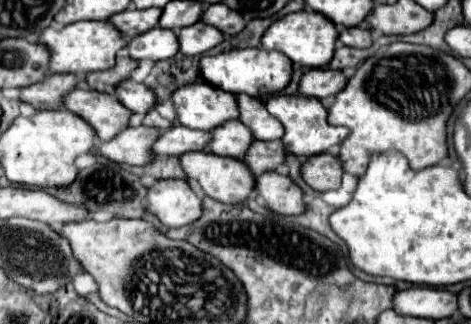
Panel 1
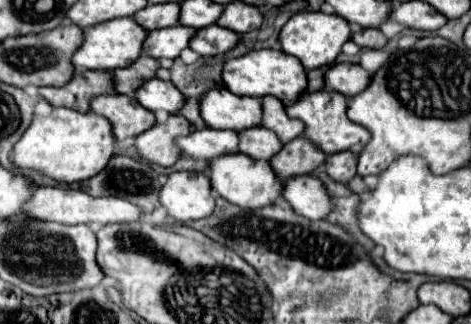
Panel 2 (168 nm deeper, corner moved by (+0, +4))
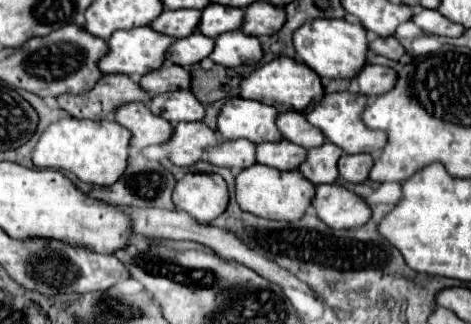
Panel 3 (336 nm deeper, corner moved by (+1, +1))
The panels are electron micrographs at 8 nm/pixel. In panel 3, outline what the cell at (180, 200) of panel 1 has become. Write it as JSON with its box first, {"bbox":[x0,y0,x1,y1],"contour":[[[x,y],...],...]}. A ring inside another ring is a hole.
{"bbox":[173,173,227,223],"contour":[[[187,173],[175,185],[173,203],[199,223],[211,223],[227,209],[227,183],[215,173]]]}

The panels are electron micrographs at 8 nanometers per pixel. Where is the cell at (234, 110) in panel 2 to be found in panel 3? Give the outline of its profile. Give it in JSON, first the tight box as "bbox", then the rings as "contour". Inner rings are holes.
{"bbox":[219,97,283,143],"contour":[[[231,97],[225,107],[219,113],[219,133],[223,139],[231,141],[231,139],[249,139],[253,143],[277,143],[283,139],[283,135],[277,131],[277,109],[259,101],[249,101],[249,99],[241,99],[241,97]]]}

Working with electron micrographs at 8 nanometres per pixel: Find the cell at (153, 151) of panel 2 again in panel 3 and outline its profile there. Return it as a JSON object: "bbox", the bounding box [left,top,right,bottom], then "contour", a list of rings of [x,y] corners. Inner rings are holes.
{"bbox":[163,123,221,167],"contour":[[[179,123],[175,125],[175,133],[169,143],[163,147],[171,153],[169,159],[179,167],[191,167],[201,161],[203,153],[209,147],[217,147],[221,137],[209,129],[205,123]]]}

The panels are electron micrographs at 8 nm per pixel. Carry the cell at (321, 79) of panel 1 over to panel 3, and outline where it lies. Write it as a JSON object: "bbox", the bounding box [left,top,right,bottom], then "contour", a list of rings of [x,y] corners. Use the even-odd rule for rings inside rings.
{"bbox":[359,65,397,97],"contour":[[[367,65],[359,75],[359,91],[363,95],[375,97],[375,95],[383,95],[387,91],[391,91],[397,83],[397,71],[385,65]]]}

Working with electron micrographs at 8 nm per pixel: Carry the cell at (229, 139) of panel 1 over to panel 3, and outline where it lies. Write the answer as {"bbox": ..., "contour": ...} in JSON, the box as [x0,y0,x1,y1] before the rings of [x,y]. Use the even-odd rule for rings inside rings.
{"bbox":[257,139,307,171],"contour":[[[281,139],[279,143],[261,143],[257,145],[257,161],[267,167],[275,167],[279,171],[293,171],[305,161],[307,149],[287,143]]]}

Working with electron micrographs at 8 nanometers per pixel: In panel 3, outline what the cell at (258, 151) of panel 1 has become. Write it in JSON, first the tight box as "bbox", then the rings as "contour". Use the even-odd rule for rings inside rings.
{"bbox":[301,143,341,183],"contour":[[[323,143],[317,149],[309,149],[307,161],[301,165],[301,173],[313,183],[335,183],[339,179],[339,169],[337,161],[341,157],[341,149],[333,147],[333,143]]]}

